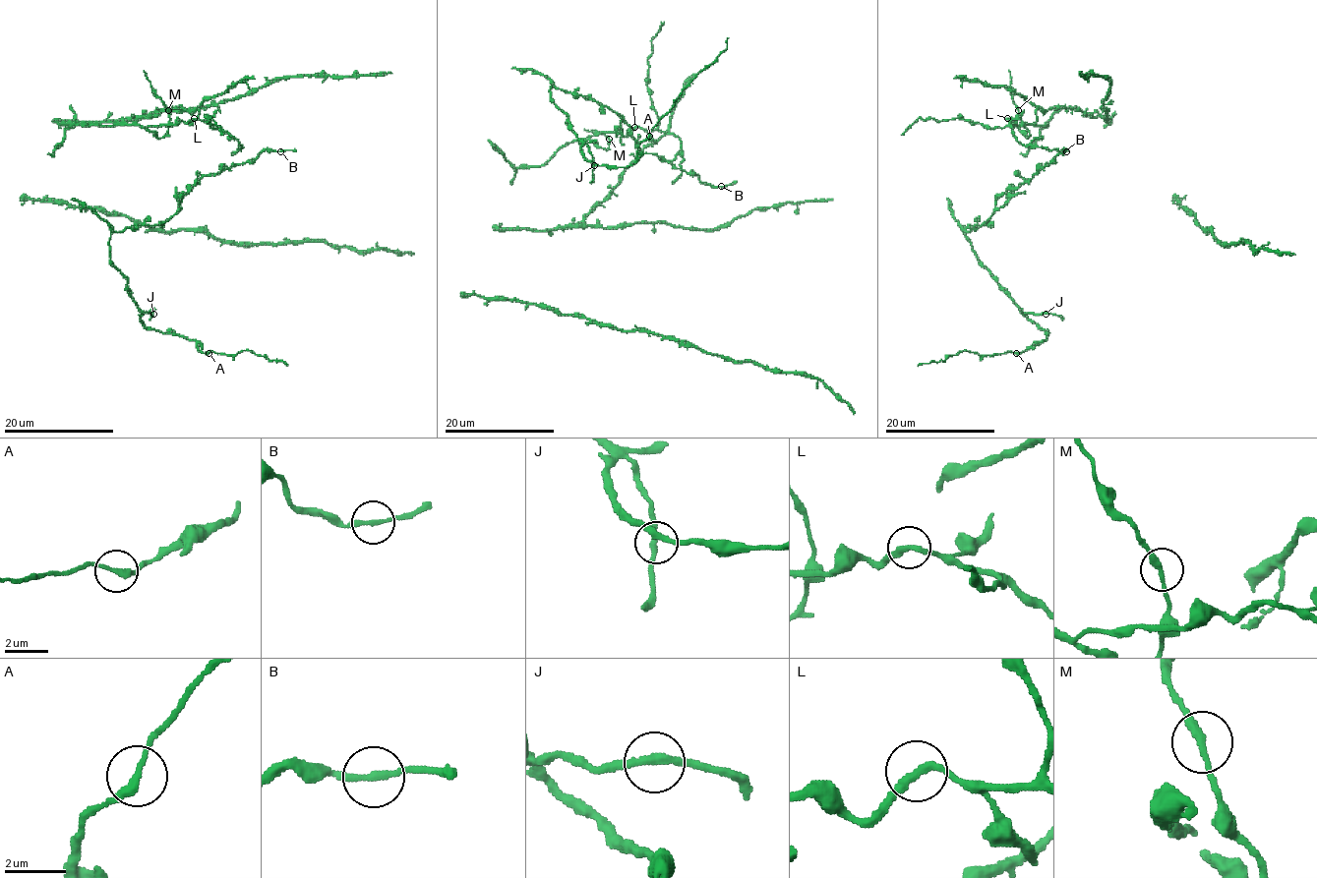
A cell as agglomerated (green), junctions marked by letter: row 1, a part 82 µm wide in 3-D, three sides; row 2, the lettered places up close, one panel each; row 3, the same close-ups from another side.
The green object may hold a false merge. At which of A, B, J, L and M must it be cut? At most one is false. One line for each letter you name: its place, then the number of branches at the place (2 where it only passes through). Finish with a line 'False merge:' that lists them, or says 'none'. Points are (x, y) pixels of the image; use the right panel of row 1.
False merge: none

